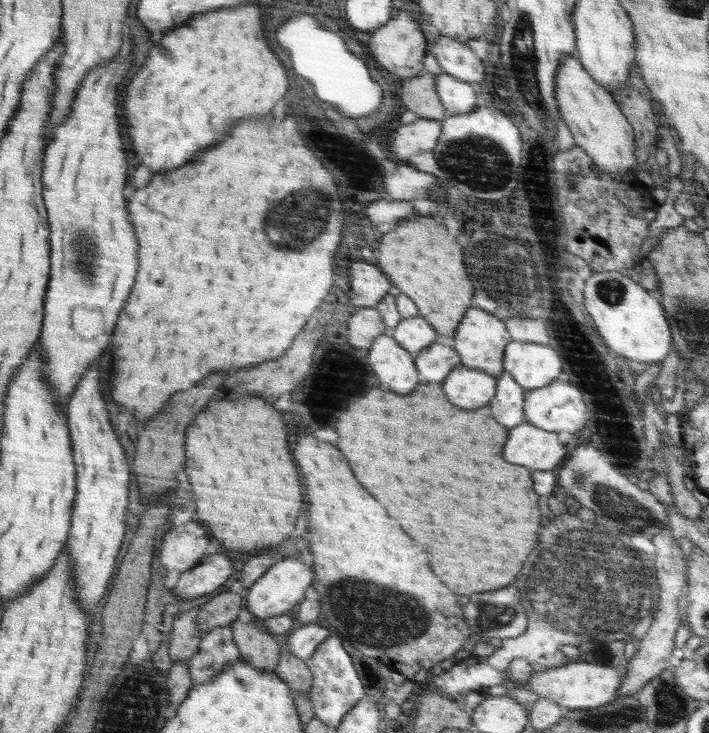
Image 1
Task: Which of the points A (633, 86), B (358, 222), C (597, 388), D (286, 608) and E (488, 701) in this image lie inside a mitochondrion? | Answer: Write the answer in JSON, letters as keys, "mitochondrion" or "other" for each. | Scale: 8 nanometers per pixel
{"A":"other","B":"other","C":"other","D":"other","E":"other"}

